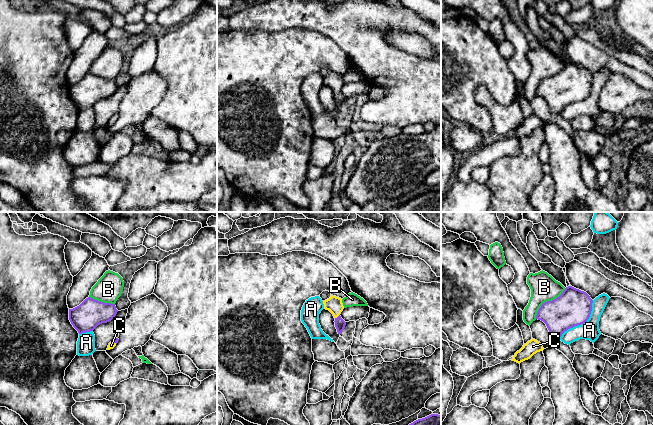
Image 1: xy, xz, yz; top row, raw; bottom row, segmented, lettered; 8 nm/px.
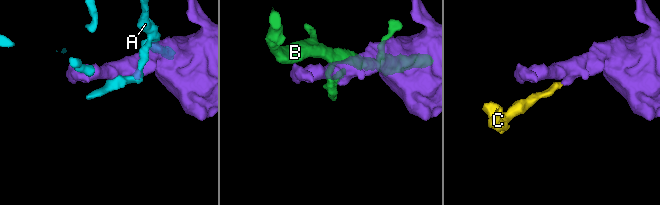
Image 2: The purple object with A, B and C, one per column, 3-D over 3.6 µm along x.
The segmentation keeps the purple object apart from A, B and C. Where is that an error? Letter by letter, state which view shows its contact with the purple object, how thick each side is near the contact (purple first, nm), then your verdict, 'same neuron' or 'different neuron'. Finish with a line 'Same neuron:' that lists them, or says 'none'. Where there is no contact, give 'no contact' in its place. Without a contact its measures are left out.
A: contact in yz; calibres 300 and 150 nm; different neuron
B: contact in yz; calibres 300 and 220 nm; different neuron
C: contact in xz; calibres 80 and 130 nm; same neuron
Same neuron: C

